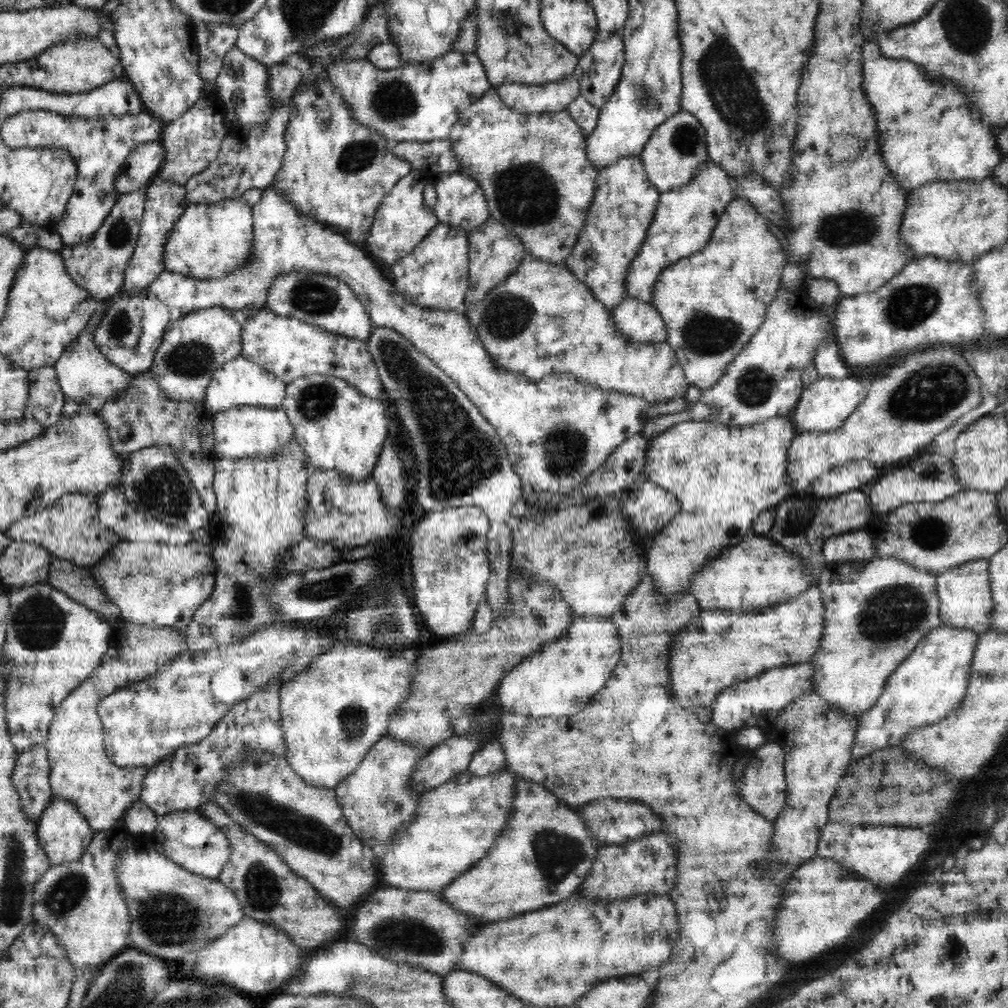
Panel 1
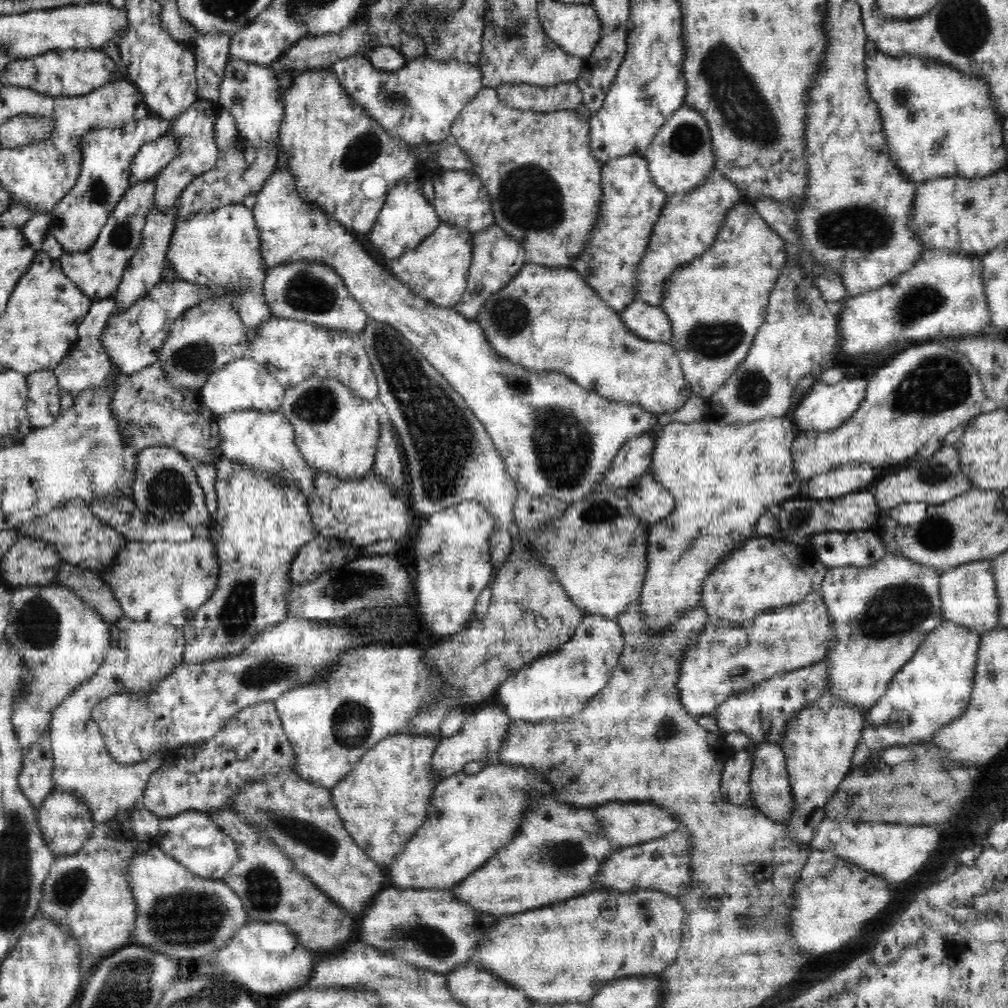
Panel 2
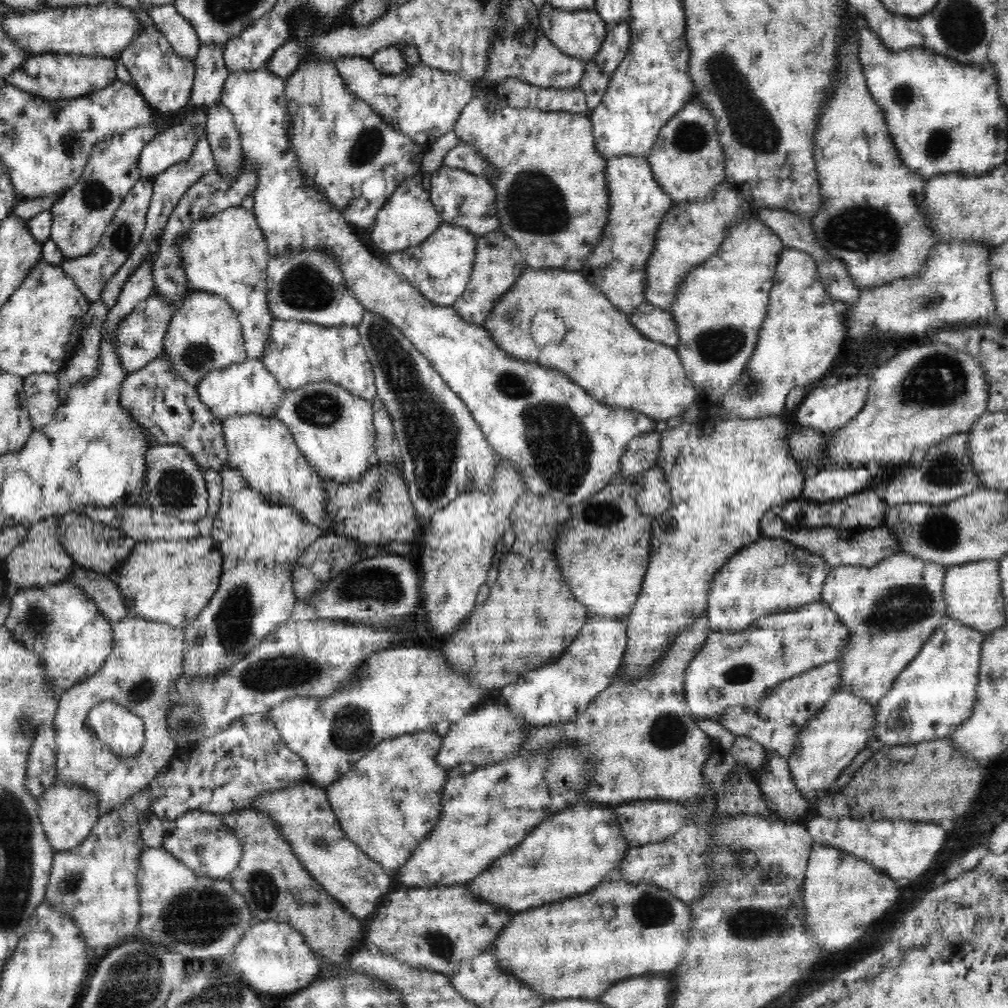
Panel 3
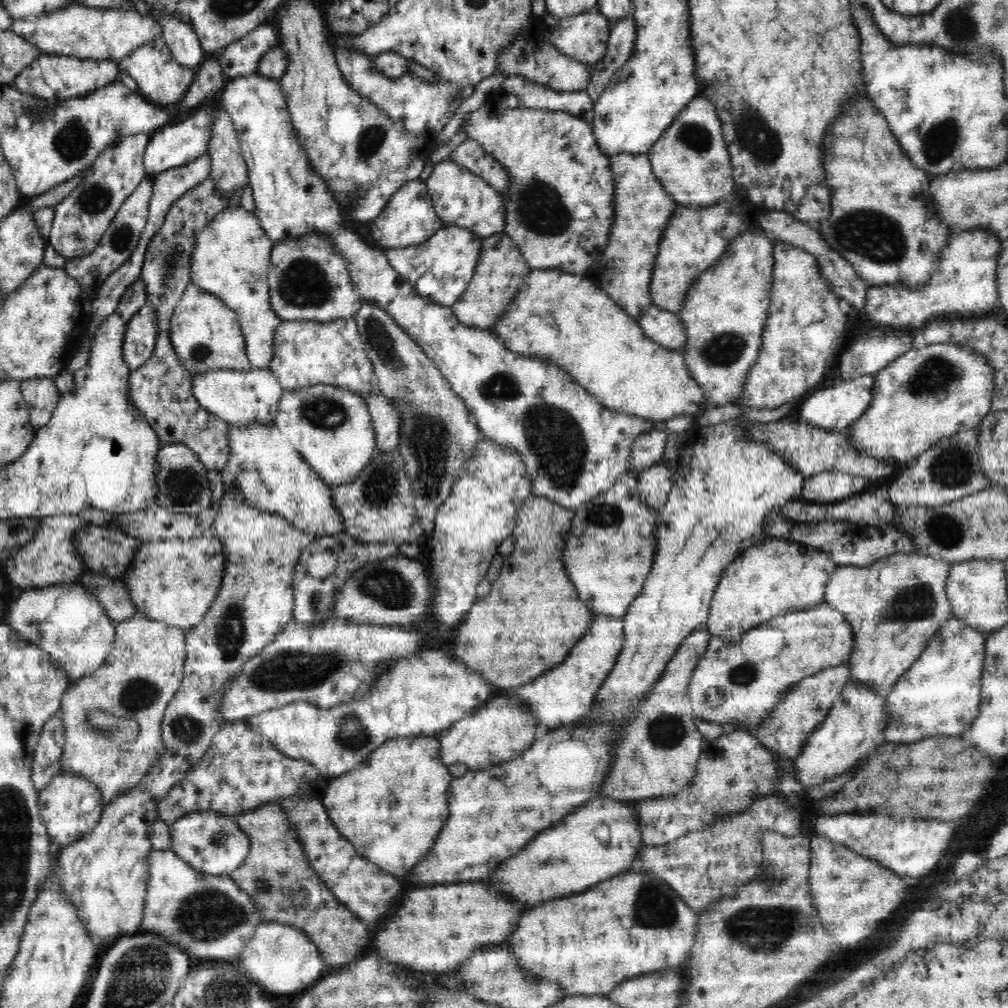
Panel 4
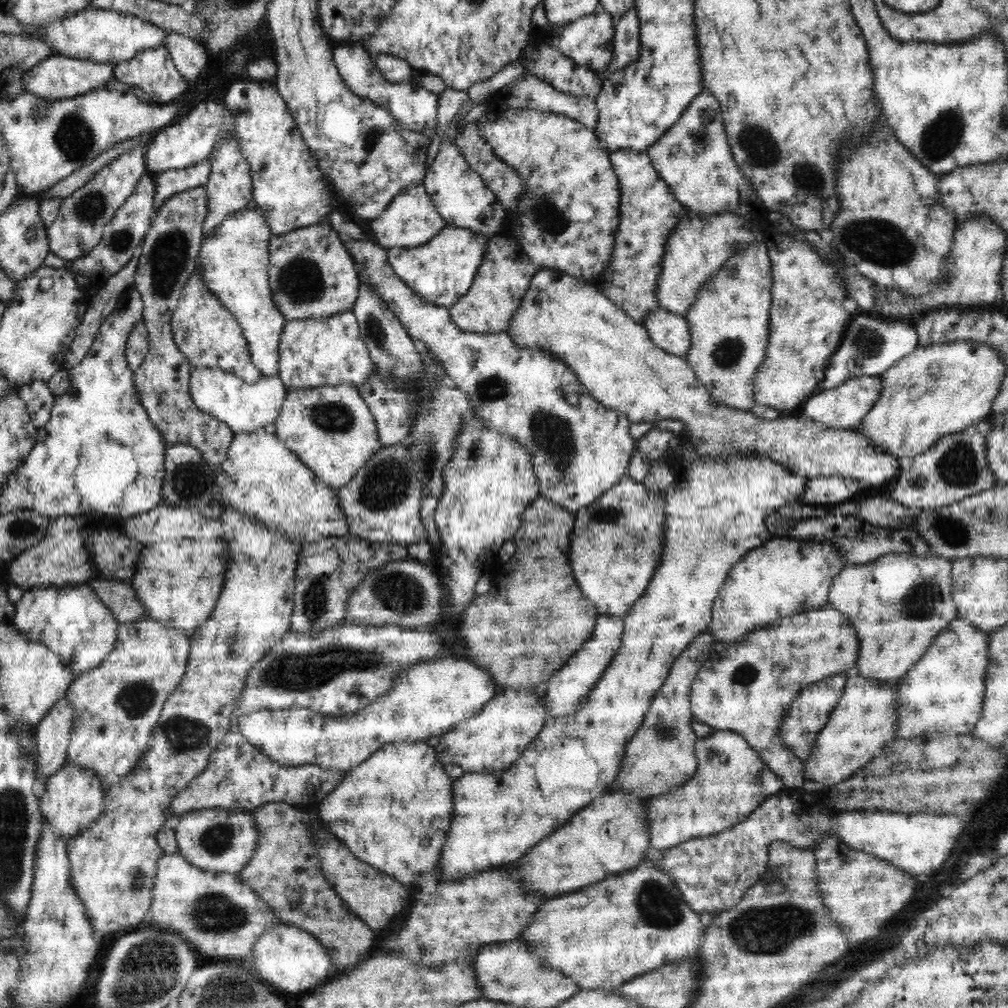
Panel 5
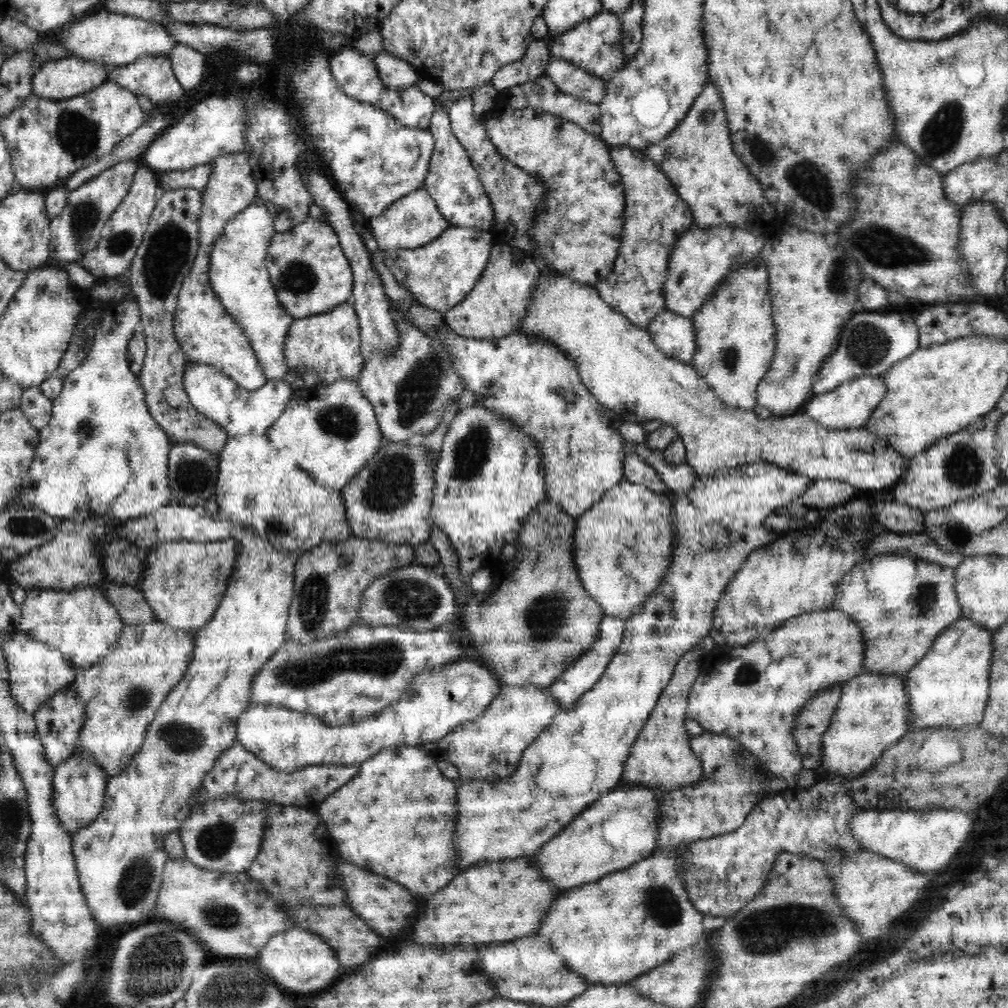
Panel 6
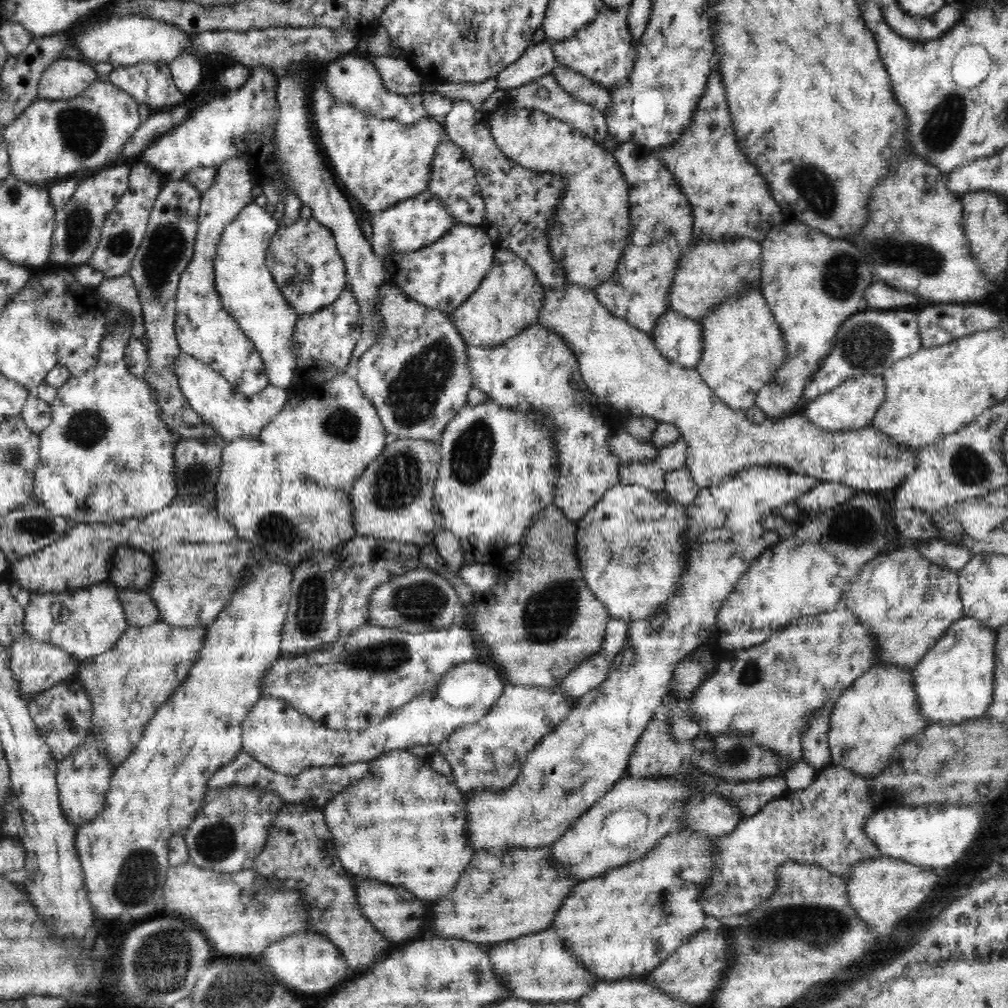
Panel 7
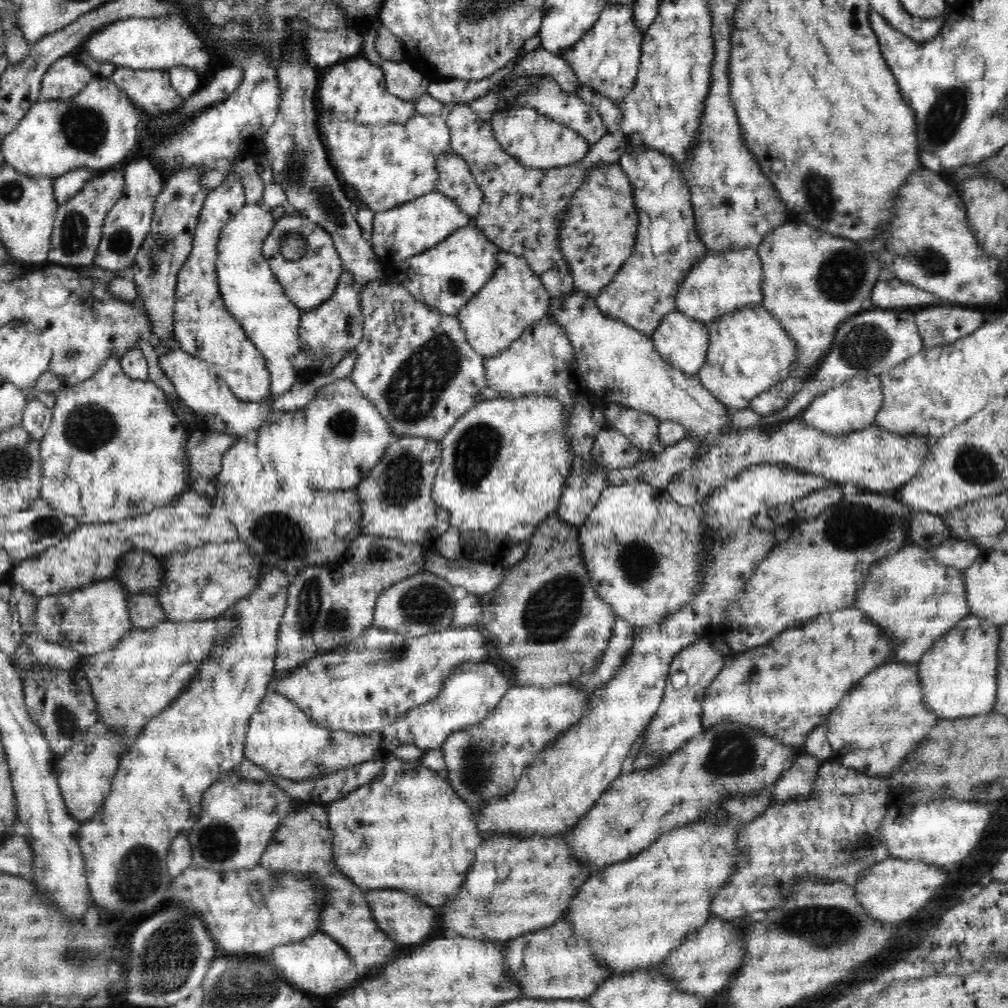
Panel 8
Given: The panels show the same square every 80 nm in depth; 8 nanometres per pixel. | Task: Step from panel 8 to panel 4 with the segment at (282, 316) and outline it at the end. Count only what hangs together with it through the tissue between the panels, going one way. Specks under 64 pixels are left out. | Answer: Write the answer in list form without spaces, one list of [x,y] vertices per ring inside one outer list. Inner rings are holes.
[[[238,206],[220,211],[213,221],[202,228],[197,236],[194,252],[191,254],[191,282],[211,293],[212,296],[218,297],[227,308],[237,315],[238,323],[240,323],[245,337],[245,347],[250,364],[252,364],[252,368],[262,368],[263,370],[271,370],[272,368],[274,338],[276,338],[276,330],[282,322],[270,303],[267,272],[272,246],[272,239],[262,228],[255,211]]]

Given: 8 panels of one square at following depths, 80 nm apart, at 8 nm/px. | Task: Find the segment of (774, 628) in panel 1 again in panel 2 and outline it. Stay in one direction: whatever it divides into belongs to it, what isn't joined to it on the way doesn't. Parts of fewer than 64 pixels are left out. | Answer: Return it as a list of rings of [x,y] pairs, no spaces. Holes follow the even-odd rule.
[[[819,592],[809,594],[798,604],[759,614],[754,617],[754,620],[747,620],[739,627],[731,627],[726,621],[709,619],[705,630],[700,633],[697,641],[689,646],[683,656],[677,684],[680,702],[696,720],[704,715],[715,714],[718,707],[730,697],[741,695],[744,691],[775,676],[826,660],[833,649],[836,638],[831,624],[830,611]]]

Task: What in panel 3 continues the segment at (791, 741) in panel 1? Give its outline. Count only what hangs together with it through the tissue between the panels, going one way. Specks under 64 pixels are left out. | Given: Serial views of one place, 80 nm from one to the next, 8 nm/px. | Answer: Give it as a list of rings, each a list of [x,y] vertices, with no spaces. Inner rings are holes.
[[[842,685],[825,707],[800,731],[794,750],[788,758],[789,769],[799,791],[811,804],[825,797],[826,788],[834,784],[842,769],[858,753],[866,750],[869,740],[874,737],[877,706]]]

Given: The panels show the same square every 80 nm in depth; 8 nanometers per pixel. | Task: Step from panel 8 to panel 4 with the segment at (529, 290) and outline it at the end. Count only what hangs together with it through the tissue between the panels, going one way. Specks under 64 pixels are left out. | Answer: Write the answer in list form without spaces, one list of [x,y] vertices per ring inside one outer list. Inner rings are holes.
[[[505,232],[486,237],[482,241],[481,253],[472,280],[457,304],[451,306],[456,319],[467,328],[493,330],[508,312],[526,277],[532,270],[521,256],[519,246]]]

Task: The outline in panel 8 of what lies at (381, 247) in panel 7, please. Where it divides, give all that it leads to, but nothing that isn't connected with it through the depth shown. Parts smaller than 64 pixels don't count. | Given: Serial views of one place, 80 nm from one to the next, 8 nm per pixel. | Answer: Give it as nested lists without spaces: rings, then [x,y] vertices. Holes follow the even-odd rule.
[[[436,190],[402,203],[396,208],[377,212],[373,220],[371,244],[379,257],[380,250],[386,252],[384,258],[380,259],[391,272],[396,265],[404,264],[405,260],[434,248],[434,245],[440,244],[459,228],[469,224],[472,224],[471,216],[463,213],[449,196]]]

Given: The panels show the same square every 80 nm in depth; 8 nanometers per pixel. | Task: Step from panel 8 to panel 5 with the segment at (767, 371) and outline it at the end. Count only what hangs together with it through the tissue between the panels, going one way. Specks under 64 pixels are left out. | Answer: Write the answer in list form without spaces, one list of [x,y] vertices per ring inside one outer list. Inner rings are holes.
[[[764,242],[751,244],[747,249],[738,251],[721,271],[718,271],[709,283],[698,293],[694,308],[686,314],[686,320],[692,333],[692,346],[686,356],[694,369],[696,377],[704,382],[715,401],[736,409],[750,410],[755,401],[753,382],[766,358],[770,341],[770,308],[772,271],[770,257]]]

